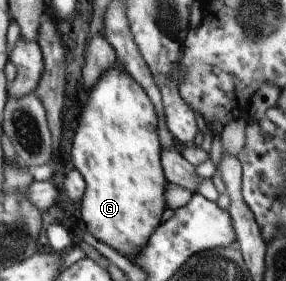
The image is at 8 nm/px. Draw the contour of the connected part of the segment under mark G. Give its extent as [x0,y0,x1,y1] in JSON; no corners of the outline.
[71,63,168,260]

